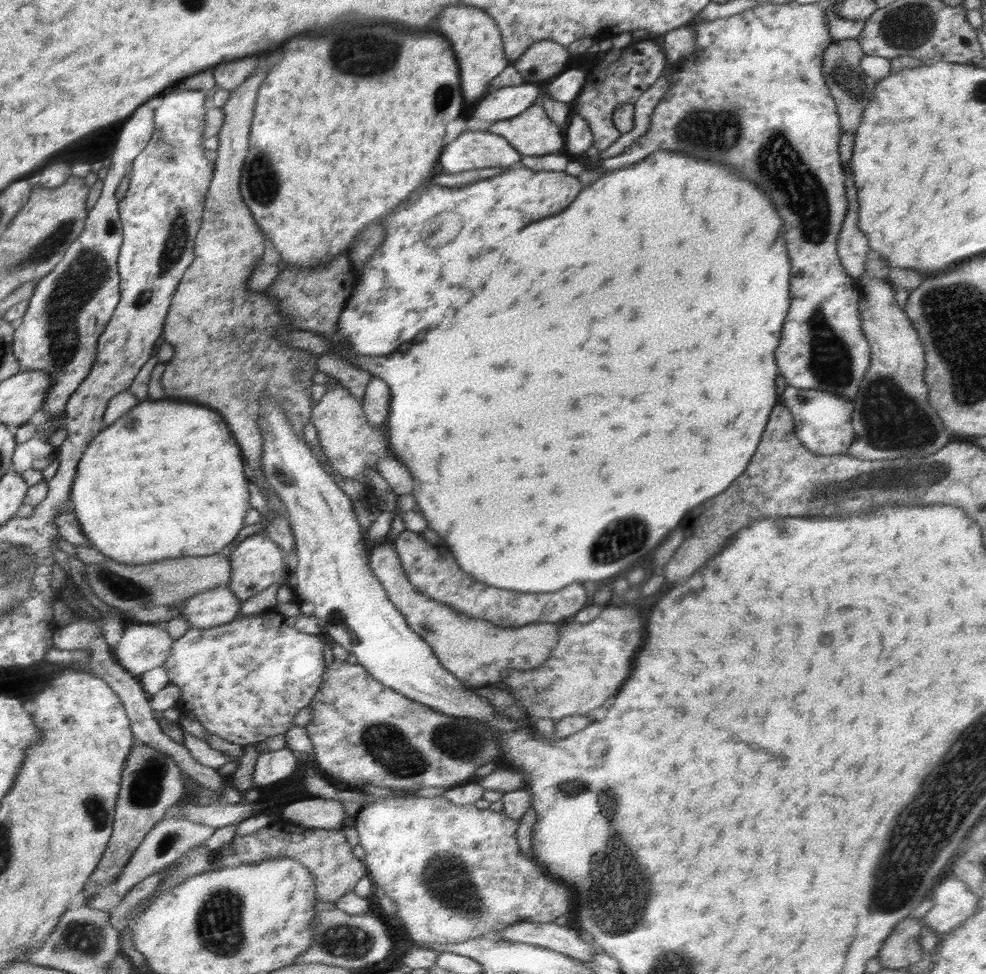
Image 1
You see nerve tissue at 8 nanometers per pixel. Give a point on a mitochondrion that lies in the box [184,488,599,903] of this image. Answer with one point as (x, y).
(398, 755)

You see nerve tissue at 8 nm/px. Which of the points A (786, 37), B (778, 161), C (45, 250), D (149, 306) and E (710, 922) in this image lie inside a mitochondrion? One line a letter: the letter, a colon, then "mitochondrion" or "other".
A: other
B: mitochondrion
C: mitochondrion
D: other
E: other

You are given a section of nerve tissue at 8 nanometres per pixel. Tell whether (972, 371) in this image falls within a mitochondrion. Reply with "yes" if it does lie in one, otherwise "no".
yes

